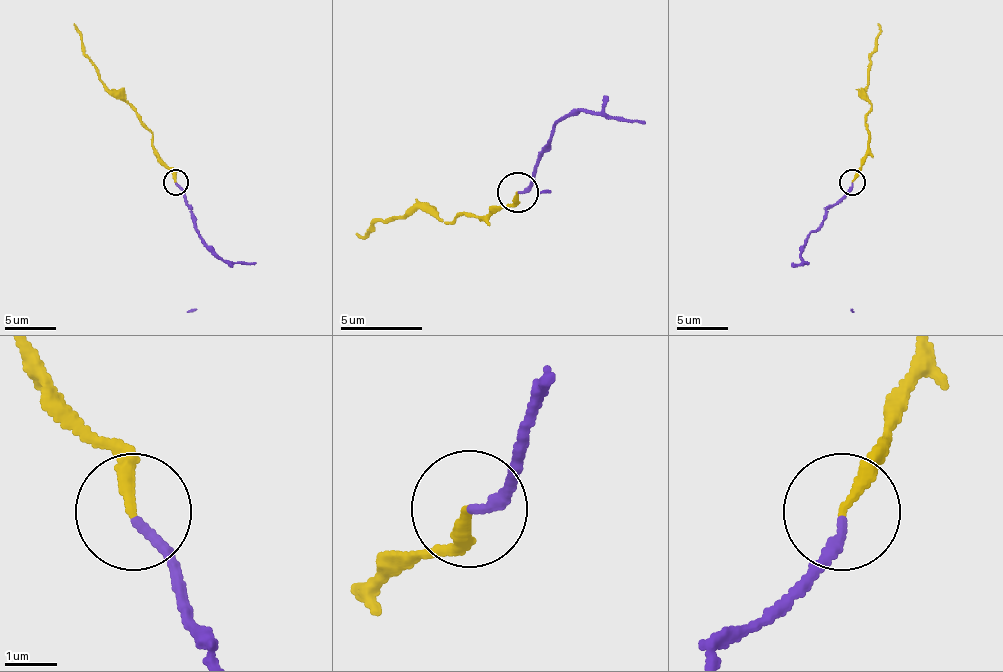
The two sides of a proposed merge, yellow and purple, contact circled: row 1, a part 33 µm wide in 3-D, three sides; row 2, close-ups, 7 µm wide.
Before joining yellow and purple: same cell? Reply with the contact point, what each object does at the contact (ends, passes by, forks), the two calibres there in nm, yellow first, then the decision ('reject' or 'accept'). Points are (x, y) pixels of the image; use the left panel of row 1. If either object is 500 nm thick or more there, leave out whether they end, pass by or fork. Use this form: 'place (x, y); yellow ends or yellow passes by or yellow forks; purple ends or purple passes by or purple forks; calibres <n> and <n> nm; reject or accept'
place (175, 182); yellow ends; purple ends; calibres 240 and 180 nm; reject

